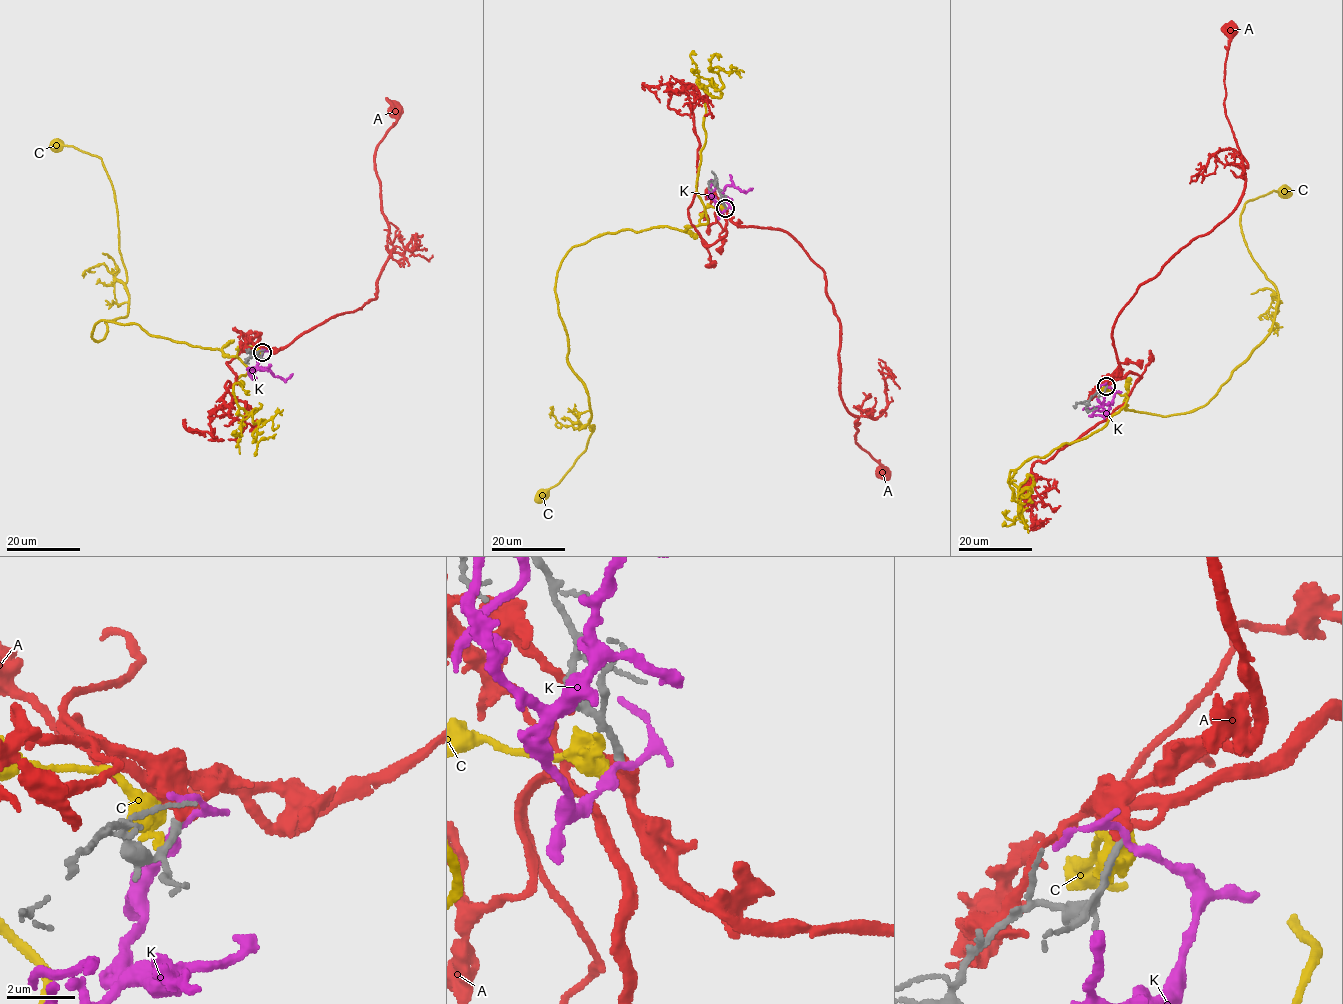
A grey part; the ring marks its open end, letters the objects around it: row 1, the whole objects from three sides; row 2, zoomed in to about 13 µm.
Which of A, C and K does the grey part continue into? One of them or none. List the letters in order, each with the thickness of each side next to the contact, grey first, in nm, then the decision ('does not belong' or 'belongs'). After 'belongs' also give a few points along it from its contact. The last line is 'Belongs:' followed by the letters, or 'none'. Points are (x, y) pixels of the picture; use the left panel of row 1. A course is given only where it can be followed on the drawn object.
A: 200/440 nm | does not belong
C: 170/240 nm | does not belong
K: 200/240 nm | does not belong
Belongs: none

